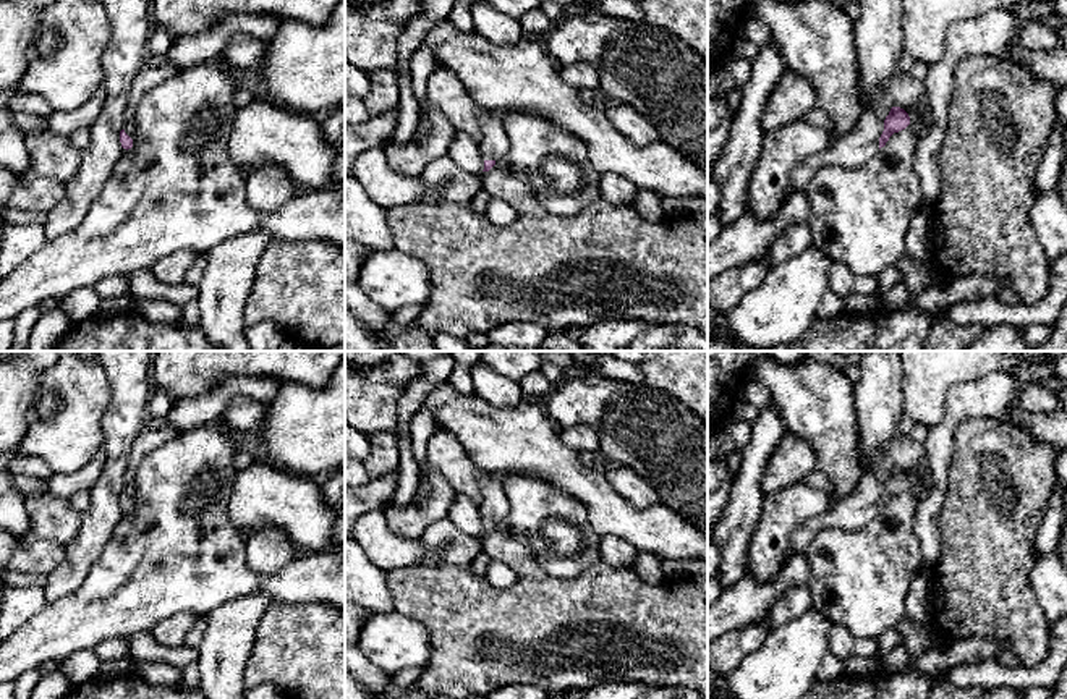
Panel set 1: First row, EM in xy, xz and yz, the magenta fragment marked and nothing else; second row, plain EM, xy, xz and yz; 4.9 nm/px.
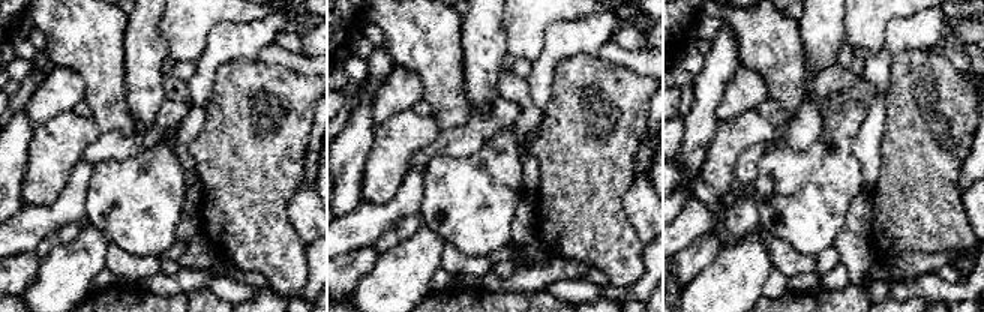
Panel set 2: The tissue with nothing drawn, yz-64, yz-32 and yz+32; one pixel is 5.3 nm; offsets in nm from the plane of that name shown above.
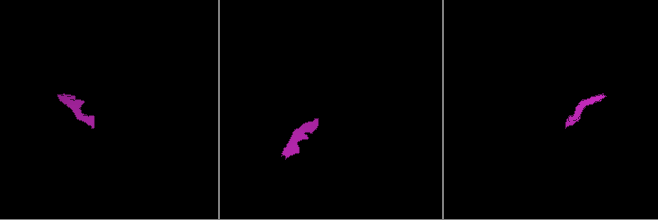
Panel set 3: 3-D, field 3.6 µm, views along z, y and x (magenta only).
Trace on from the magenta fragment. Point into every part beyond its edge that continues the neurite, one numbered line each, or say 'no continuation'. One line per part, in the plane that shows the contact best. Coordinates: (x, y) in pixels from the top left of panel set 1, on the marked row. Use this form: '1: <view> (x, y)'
1: yz (852, 149)

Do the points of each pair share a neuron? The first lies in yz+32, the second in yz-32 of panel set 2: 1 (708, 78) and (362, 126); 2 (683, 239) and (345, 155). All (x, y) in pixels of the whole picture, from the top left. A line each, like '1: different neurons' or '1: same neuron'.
1: same neuron
2: different neurons

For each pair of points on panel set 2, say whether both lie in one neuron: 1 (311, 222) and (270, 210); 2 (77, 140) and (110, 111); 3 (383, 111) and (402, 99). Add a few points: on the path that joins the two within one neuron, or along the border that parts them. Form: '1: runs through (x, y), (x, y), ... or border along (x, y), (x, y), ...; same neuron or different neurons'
1: border along (302, 183), (288, 203), (288, 222), (306, 246); different neurons
2: border along (87, 117), (101, 132); different neurons
3: runs through (387, 107), (398, 99); same neuron

